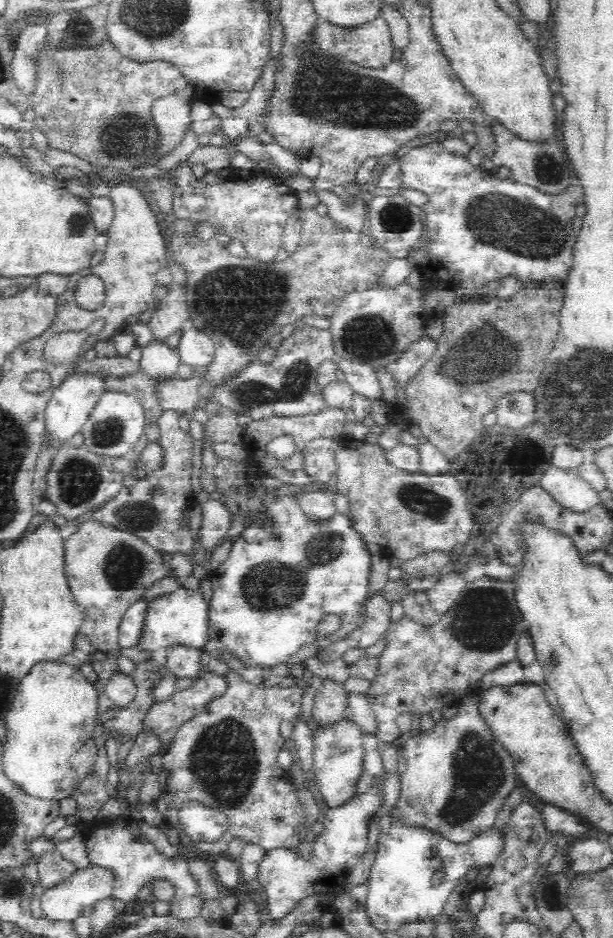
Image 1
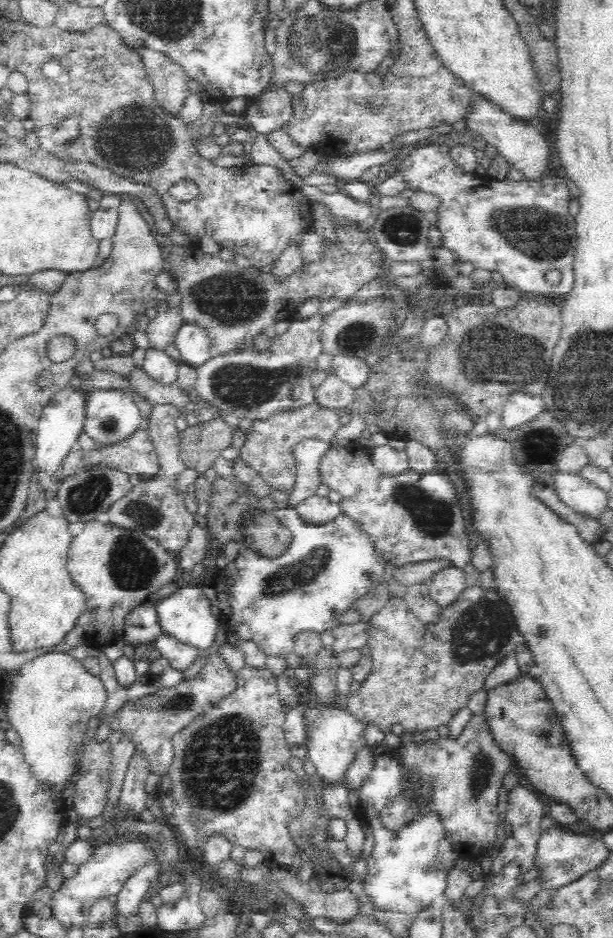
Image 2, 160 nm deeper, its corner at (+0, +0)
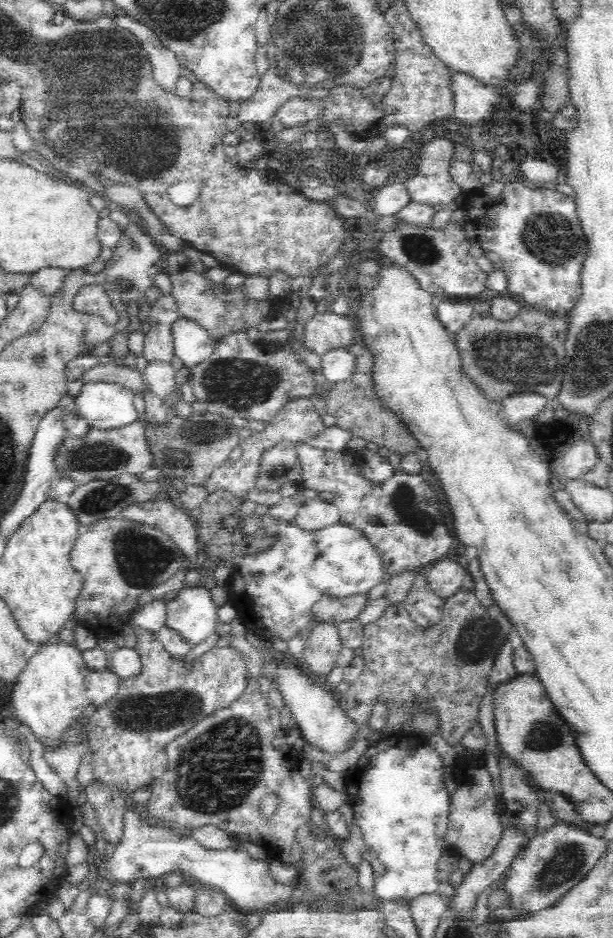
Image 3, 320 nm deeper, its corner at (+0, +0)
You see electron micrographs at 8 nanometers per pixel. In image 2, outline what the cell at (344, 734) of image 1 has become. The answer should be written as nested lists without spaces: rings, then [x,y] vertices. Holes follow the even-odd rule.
[[[339,703],[339,707],[331,708],[309,704],[304,723],[308,731],[305,742],[308,750],[306,758],[316,767],[315,777],[318,783],[323,786],[346,784],[348,768],[365,743],[365,726],[354,715],[348,713],[342,703]]]

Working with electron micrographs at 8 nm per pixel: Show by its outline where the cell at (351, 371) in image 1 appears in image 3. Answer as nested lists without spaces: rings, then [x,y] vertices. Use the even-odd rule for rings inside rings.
[[[346,348],[330,350],[321,357],[321,362],[320,371],[333,385],[350,380],[355,374],[357,366],[356,356]]]

